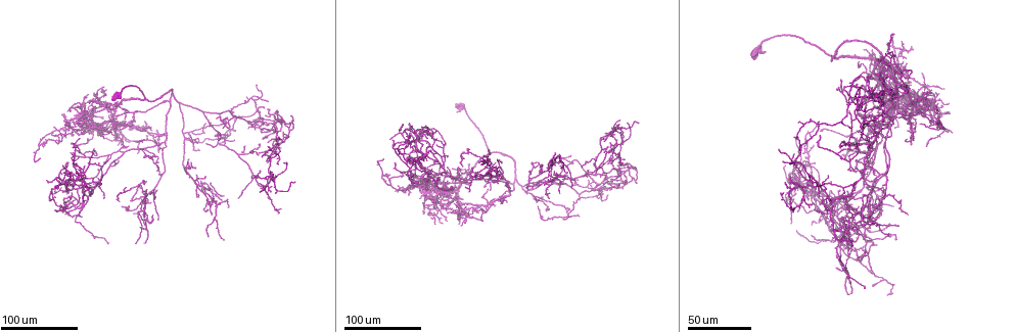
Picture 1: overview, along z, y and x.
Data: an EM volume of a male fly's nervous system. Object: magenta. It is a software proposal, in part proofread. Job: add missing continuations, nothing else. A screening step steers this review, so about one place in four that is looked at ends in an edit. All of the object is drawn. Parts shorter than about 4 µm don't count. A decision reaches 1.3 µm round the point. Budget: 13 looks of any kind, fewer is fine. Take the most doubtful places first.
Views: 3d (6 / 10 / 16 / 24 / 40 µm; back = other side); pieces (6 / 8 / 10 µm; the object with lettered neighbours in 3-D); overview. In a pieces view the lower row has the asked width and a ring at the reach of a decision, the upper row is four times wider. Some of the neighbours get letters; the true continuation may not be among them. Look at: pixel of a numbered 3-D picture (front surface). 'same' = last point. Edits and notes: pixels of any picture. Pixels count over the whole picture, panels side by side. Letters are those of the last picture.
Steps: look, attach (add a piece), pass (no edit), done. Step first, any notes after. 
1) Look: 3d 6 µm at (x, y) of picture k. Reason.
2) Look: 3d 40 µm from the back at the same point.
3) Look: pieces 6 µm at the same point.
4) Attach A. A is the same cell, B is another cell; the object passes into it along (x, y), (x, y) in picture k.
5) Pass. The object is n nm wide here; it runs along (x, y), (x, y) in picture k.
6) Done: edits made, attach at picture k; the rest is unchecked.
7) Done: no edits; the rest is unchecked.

Look: 3d 24 µm at (87, 114) of picture 1. End of a long branch.

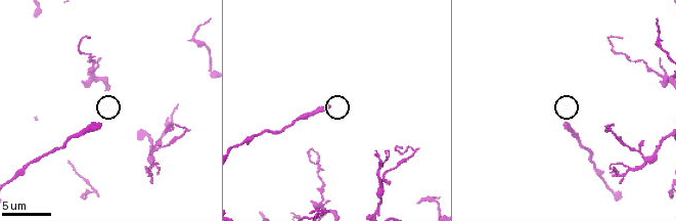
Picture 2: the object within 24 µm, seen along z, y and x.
Look: pieces 8 µm at (565, 124) of picture 2.

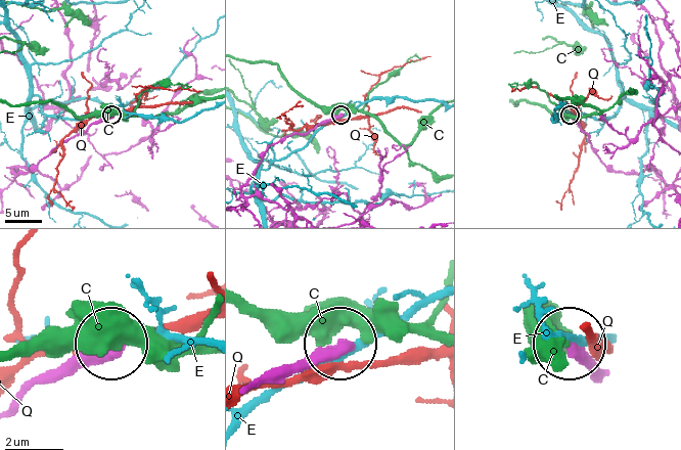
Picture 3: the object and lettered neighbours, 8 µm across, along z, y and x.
Pass. C, E and Q are other cells; it runs along (245, 182), (269, 146), (290, 134), (307, 133), (339, 114) in picture 3; no lettered piece goes on from it.

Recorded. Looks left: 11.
Look: 3d 40 µm at (910, 145) of picture 1. Free end.

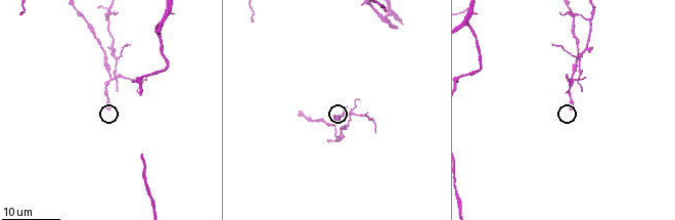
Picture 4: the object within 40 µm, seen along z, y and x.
Look: 3d 10 µm at (571, 109) of picture 4. Closer look.

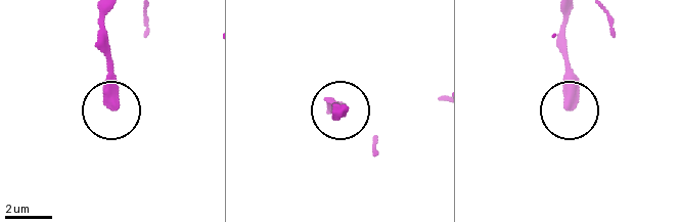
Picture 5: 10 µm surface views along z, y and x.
Look: pieces 8 µm at (113, 106) of picture 5. See the neighbours.

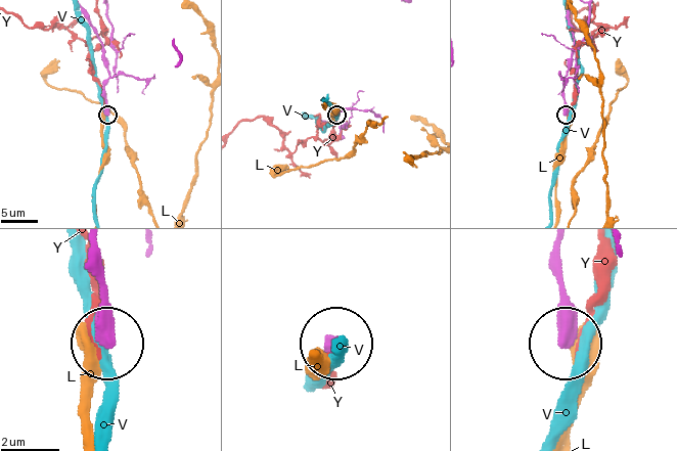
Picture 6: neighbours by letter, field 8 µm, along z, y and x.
Pass. The object is 440 nm wide here; L, V and Y are other cells; it runs along (556, 247), (563, 341) in picture 6; none of them fits.

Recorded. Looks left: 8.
Look: 3d 40 µm at (259, 144) of picture 1. Branch stops here.

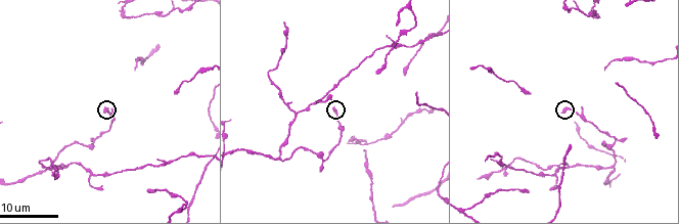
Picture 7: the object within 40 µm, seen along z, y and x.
Look: pieces 6 µm at (105, 112) of picture 7.

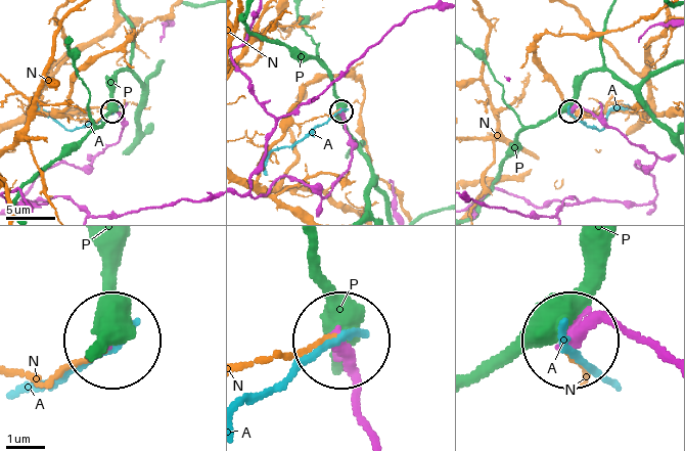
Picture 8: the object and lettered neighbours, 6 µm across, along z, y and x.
Pass. A, N and P are other cells; it runs along (370, 431), (345, 346) in picture 8; none of them fits.

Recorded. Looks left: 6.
Look: 3d 24 µm at (901, 72) of picture 1. Free end.

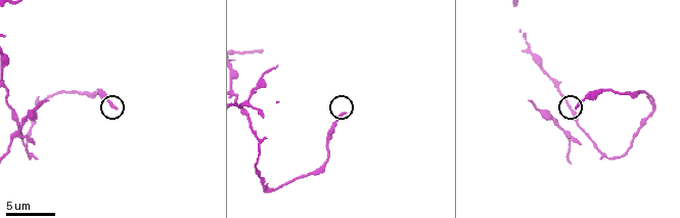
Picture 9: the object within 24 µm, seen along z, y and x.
Look: pieces 8 µm at (115, 107) of picture 9.

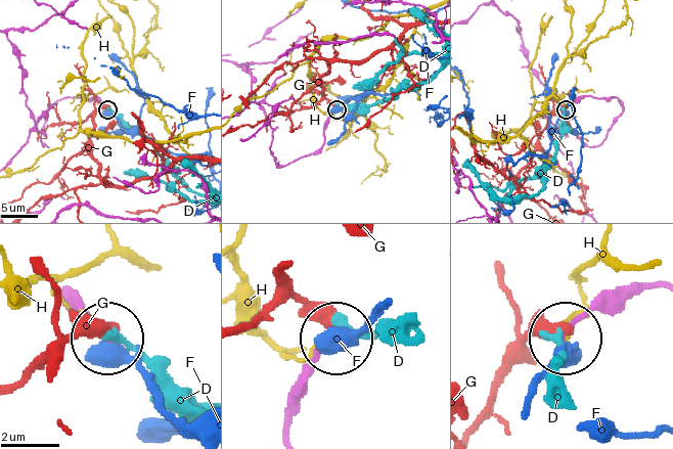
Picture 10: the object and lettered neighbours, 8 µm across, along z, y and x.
Pass. D, F, G and H are other cells; it runs along (662, 287), (618, 289), (570, 333) in picture 10; none of them fits.

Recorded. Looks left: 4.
Look: 3d 40 µm at (196, 137) of picture 1. End of a long branch.

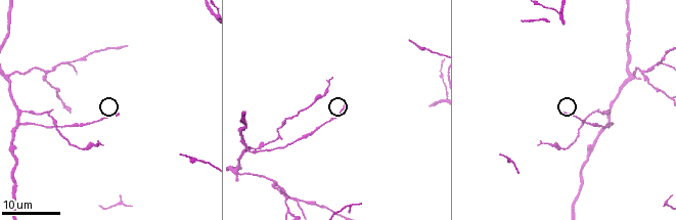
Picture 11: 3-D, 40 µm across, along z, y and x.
Look: pieces 10 µm at (117, 112) of picture 11.

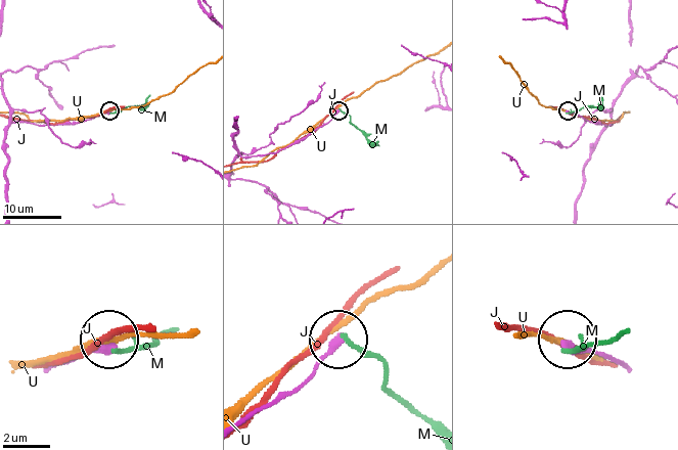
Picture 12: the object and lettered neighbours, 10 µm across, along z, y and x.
Pass. J, M and U are other cells; it runs along (254, 156), (299, 143), (337, 110) in picture 12; none of them fits.

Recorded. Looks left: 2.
Look: 3d 40 µm at (878, 61) of picture 1. Long arm stops here.

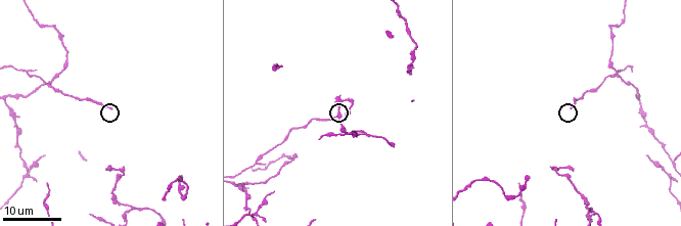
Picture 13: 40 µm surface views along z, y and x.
Look: pieces 8 µm at (110, 110) of picture 13.

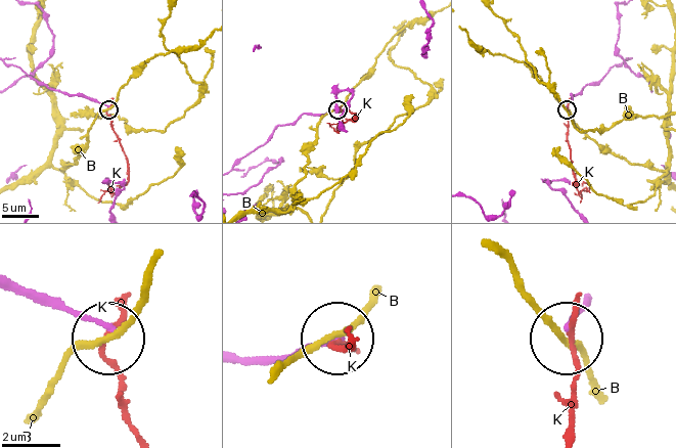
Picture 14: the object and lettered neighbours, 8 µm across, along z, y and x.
Pass. The object is 140 nm wide here; B and K are other cells; it runs along (11, 64), (50, 89), (83, 95), (107, 106) in picture 14; no lettered piece goes on from it.

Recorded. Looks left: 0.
Done: no edits; the rest is unchecked.

